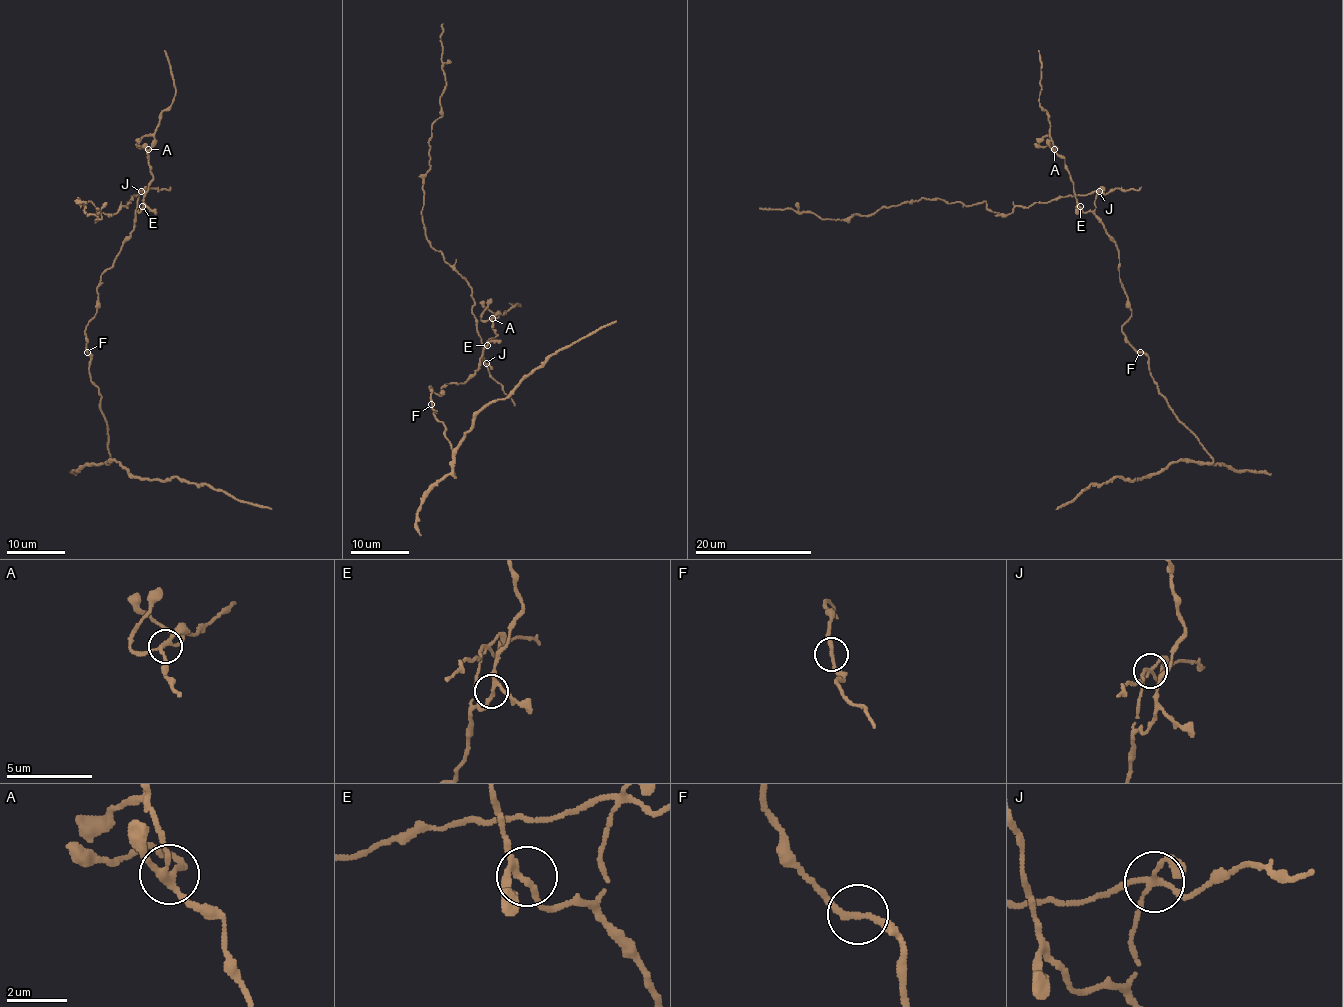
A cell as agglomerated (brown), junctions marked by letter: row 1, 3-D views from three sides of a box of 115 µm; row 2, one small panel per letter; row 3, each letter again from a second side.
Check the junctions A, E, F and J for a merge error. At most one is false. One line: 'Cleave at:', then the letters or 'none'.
Cleave at: J

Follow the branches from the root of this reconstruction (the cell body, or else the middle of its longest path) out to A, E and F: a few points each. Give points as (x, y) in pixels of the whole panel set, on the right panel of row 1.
A: (1119, 272), (1115, 241), (1096, 216), (1092, 212), (1084, 212), (1079, 205), (1067, 165), (1054, 149)
E: (1119, 272), (1115, 241), (1096, 216), (1092, 212), (1084, 212), (1080, 206)
F: (1119, 272), (1119, 282), (1131, 311), (1122, 325), (1122, 333), (1140, 352)

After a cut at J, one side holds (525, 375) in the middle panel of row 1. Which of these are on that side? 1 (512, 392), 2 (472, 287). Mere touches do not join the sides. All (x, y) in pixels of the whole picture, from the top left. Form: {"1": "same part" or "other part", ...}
{"1": "same part", "2": "other part"}

